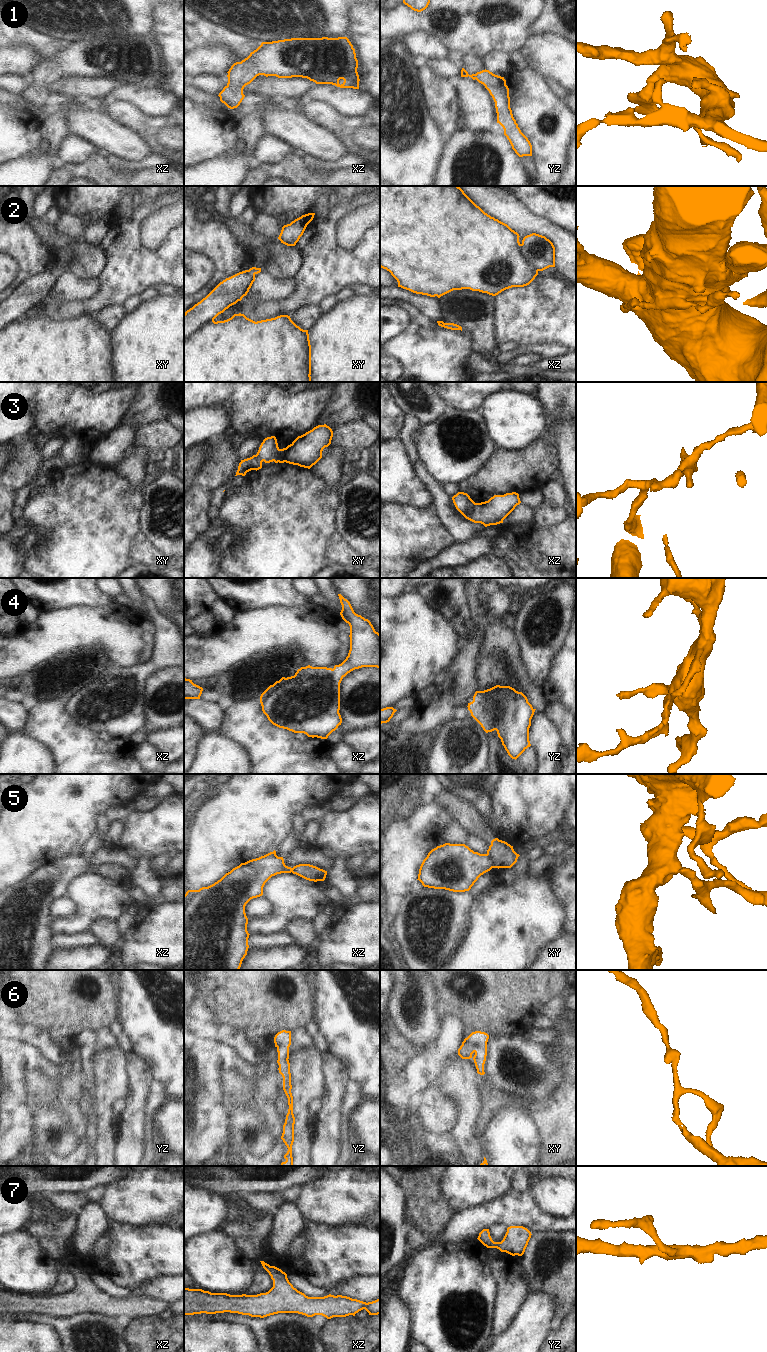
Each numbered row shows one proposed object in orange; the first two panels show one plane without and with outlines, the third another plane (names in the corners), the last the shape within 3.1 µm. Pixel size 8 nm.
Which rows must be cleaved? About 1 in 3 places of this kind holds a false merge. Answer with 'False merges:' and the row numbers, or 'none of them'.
False merges: 3, 5

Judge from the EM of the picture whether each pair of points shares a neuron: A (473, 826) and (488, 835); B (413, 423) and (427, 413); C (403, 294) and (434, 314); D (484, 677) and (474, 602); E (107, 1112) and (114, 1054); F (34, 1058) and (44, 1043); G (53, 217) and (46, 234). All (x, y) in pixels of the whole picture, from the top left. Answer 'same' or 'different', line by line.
A: same
B: different
C: same
D: same
E: same
F: different
G: different

